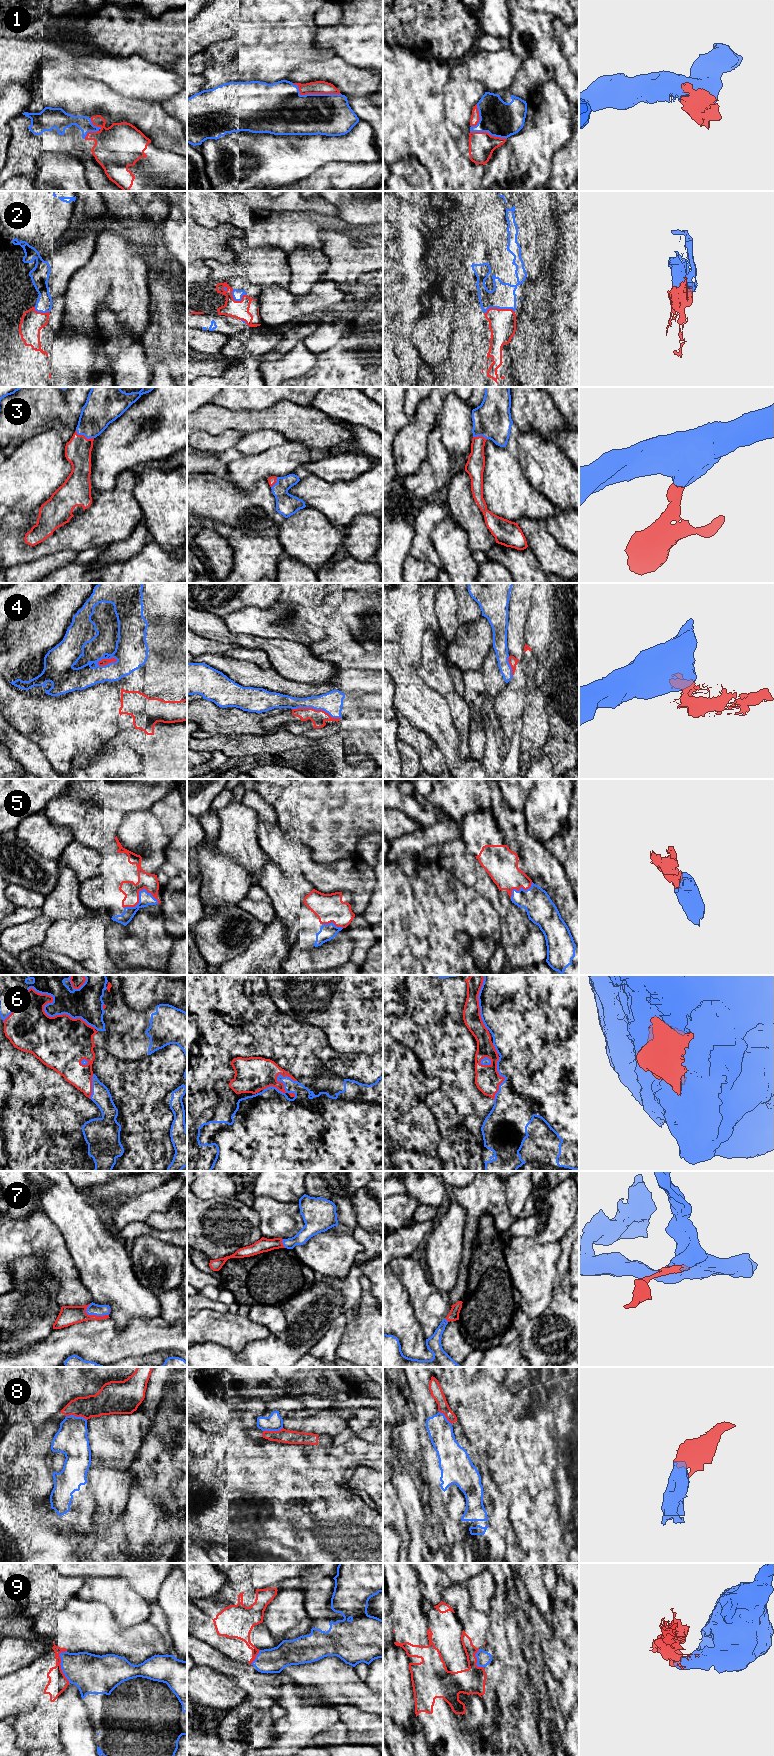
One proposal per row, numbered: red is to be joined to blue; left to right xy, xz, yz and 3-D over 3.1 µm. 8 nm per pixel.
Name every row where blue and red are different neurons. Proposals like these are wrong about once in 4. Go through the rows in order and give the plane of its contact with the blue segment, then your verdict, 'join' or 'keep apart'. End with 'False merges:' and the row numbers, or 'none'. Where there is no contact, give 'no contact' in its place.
1: meets blue in xz; join
2: meets blue in yz; join
3: meets blue in xy; join
4: meets blue in xz; keep apart
5: meets blue in xy; join
6: meets blue in xy; join
7: meets blue in xy; join
8: meets blue in xy; keep apart
9: meets blue in xy; keep apart
False merges: 4, 8, 9

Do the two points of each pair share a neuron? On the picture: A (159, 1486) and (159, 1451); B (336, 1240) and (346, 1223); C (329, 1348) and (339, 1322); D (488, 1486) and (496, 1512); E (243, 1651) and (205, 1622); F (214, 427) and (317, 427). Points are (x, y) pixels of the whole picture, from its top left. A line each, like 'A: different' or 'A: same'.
A: same
B: different
C: same
D: same
E: same
F: same

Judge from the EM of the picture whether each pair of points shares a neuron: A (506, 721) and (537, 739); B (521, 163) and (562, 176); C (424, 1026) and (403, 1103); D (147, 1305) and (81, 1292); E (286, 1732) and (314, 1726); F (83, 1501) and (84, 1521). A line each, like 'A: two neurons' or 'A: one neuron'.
A: two neurons
B: two neurons
C: two neurons
D: two neurons
E: one neuron
F: one neuron

